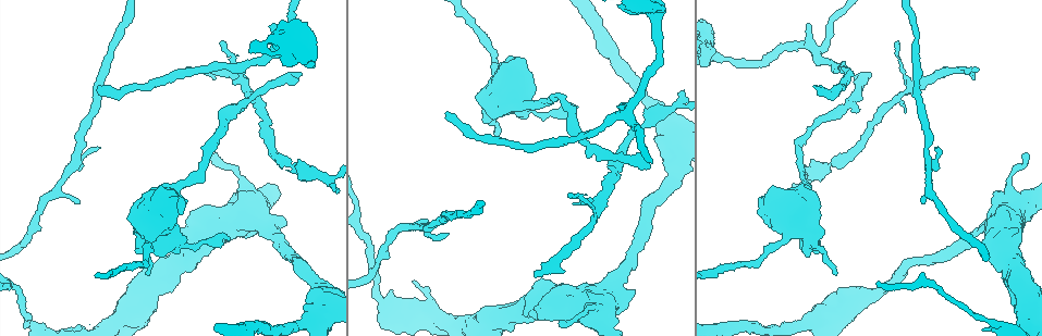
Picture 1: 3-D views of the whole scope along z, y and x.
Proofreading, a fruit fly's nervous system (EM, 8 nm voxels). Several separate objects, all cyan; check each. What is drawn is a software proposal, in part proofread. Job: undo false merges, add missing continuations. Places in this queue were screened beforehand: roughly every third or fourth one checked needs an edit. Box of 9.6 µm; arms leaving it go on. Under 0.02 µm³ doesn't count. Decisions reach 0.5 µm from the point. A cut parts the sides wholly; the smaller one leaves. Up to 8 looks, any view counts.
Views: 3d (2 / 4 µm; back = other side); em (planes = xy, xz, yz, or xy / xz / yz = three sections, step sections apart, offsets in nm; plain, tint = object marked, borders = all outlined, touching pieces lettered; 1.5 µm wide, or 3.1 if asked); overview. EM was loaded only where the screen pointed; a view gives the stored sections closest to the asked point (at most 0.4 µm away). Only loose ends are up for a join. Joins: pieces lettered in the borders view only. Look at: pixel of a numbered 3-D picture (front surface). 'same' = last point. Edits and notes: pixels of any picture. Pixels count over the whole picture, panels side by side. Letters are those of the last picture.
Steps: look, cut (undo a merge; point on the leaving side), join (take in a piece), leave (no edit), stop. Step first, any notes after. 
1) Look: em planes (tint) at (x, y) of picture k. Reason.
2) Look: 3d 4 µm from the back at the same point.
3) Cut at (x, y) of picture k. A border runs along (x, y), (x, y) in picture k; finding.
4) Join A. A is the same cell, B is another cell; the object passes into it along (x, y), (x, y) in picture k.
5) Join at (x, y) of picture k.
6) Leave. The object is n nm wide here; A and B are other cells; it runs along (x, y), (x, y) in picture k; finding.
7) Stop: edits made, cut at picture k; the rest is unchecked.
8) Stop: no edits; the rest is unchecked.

Look: em planes (borders) at (715, 57) of picture 1. Sudden change in width.

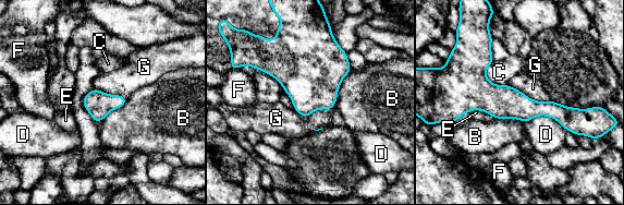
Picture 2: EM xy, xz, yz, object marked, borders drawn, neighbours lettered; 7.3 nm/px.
Leave. B, C, D, E, F and G are other cells; one neuron here.

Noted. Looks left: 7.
Look: 3d 2 µm at (865, 75) of picture 1. Long arm stops here.

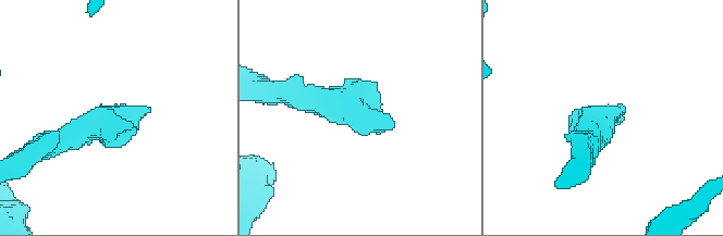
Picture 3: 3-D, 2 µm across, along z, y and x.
Look: em xz step 8 (borders) at (147, 109) of picture 3.

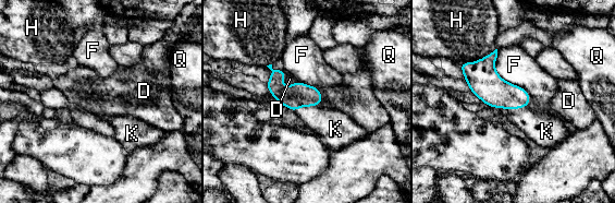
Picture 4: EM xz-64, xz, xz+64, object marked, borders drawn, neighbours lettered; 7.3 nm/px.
Look: em planes (borders) at the same point. Cut it another way.

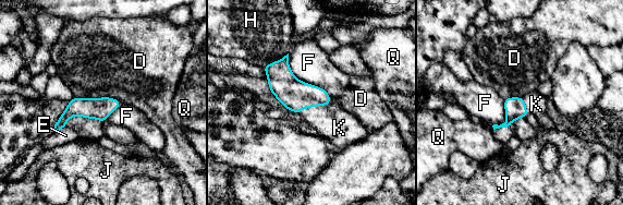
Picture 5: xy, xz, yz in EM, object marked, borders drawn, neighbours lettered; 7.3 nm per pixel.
Join K. K is the same cell, D, E, F, H, J and Q are other cells; the object passes into it along (295, 95), (314, 106), (339, 128) in picture 5; it goes on there.

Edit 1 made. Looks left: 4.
Look: overview. Redraw.

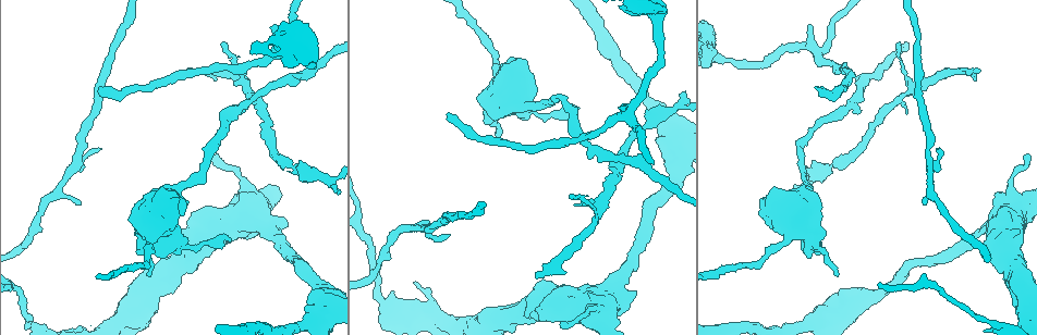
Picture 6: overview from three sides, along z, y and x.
Look: 3d 2 µm at (448, 112) of picture 6. Long arm stops here.

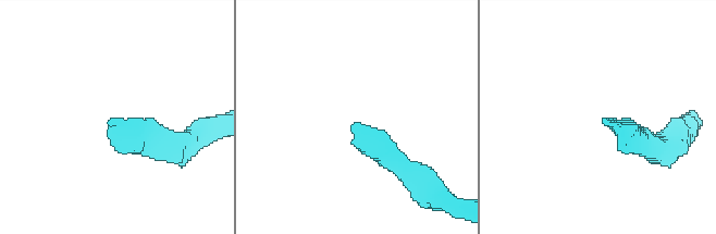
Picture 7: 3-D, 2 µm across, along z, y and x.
Look: em planes (borders) at (115, 118) of picture 7.

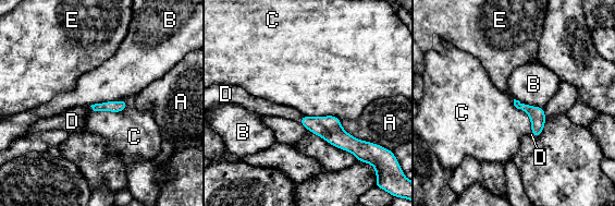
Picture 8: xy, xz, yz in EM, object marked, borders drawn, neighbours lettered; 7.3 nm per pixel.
Join D. D is the same cell, A, B, C and E are other cells; the object passes into it along (329, 128), (300, 119), (269, 109) in picture 8; the neuron continues.

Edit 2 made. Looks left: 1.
Stop: edits made, join at picture 5, join at picture 8; the rest is unchecked.

